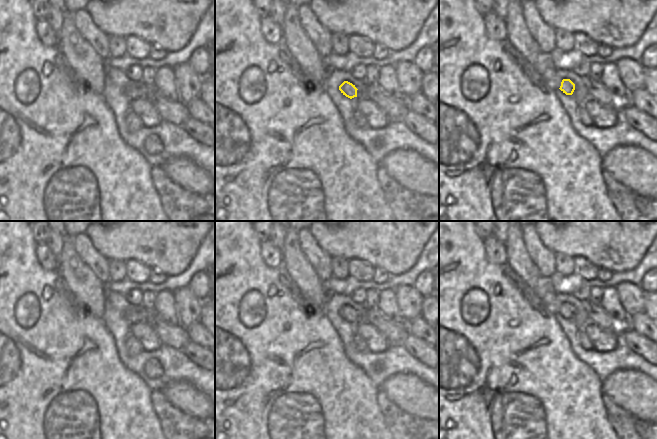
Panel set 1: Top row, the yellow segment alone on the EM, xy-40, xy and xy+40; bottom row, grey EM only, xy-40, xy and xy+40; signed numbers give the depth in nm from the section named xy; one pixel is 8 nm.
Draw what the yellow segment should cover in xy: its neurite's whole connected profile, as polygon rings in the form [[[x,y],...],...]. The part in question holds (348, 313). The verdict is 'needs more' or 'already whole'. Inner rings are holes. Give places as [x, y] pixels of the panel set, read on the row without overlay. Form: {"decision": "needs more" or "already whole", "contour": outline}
{"decision": "needs more", "contour": [[[344,305],[340,310],[339,314],[343,319],[346,321],[352,323],[354,321],[357,321],[358,323],[367,323],[367,314],[360,315],[358,314],[355,309],[348,305]]]}

